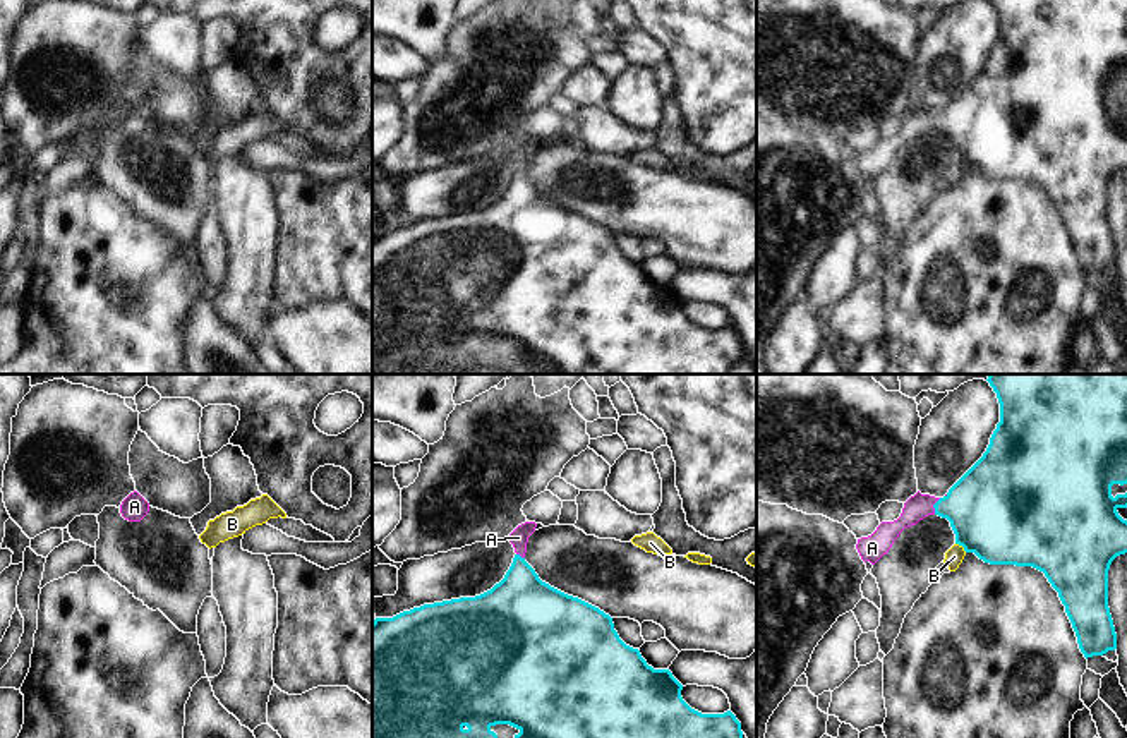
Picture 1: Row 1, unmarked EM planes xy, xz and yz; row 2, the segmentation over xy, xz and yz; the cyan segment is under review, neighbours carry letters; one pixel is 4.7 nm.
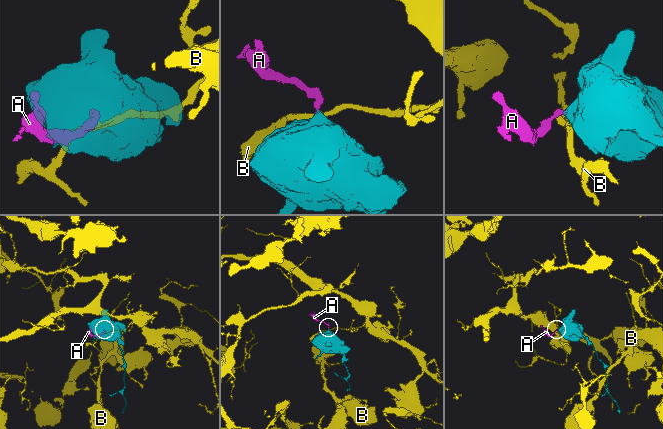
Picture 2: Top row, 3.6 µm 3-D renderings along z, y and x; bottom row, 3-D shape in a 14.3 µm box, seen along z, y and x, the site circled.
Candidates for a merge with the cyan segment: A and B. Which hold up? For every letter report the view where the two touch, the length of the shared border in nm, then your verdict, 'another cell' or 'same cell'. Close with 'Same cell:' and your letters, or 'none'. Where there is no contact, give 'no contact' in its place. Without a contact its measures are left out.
A: contact in yz; length 90 nm; same cell
B: contact in yz; length 70 nm; another cell
Same cell: A

